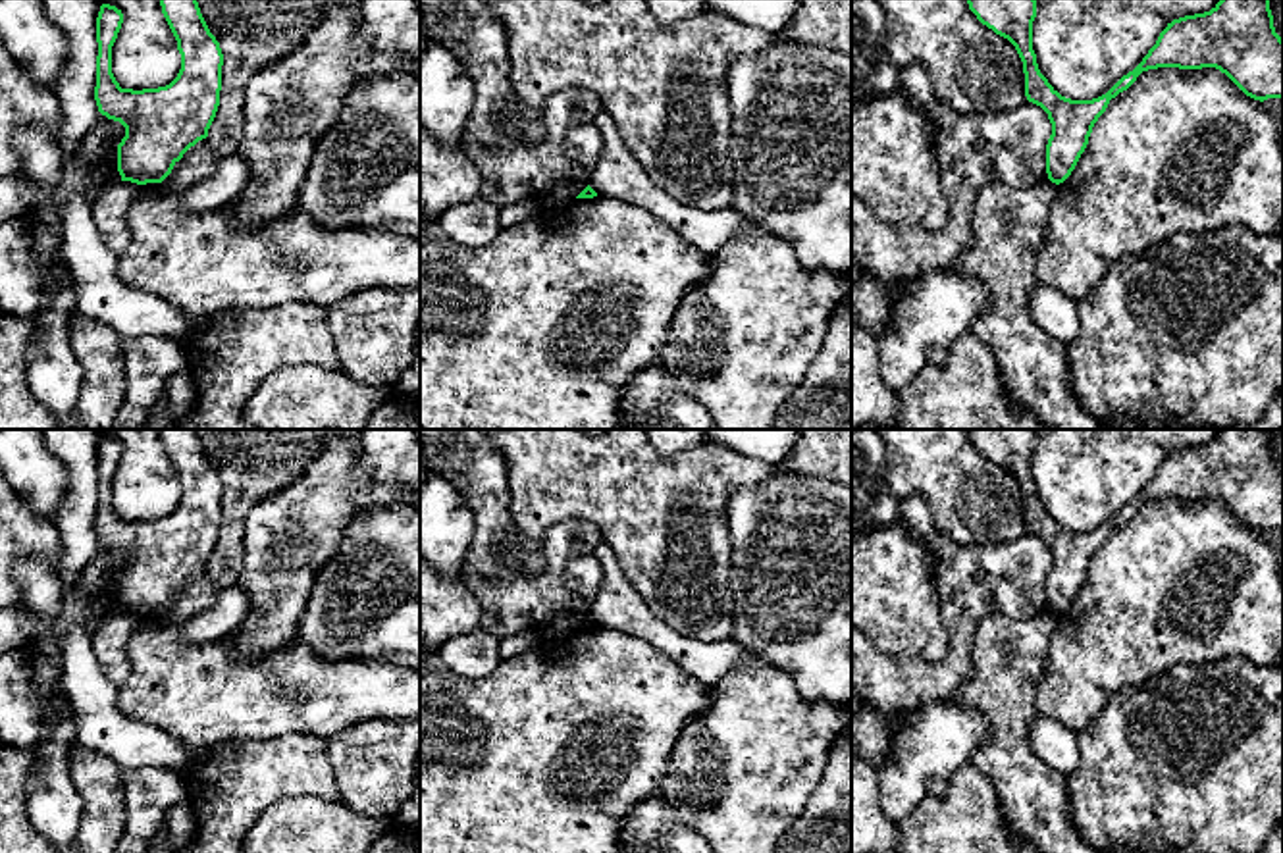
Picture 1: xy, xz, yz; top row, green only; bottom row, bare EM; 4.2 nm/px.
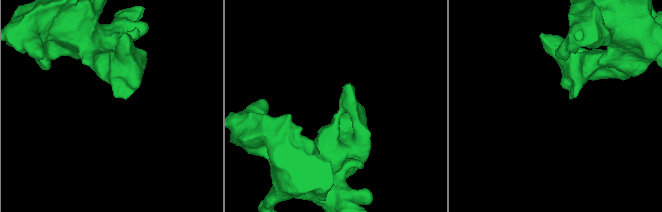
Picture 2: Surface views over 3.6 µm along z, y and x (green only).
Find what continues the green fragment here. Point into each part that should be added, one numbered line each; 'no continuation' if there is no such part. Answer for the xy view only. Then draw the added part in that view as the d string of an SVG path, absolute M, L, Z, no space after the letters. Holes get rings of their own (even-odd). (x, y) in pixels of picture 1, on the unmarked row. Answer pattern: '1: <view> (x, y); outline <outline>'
no continuation

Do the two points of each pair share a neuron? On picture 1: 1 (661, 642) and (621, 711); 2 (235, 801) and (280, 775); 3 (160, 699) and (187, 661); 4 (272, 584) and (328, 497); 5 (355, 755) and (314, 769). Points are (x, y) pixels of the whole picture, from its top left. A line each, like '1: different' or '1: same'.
1: different
2: same
3: same
4: same
5: different

